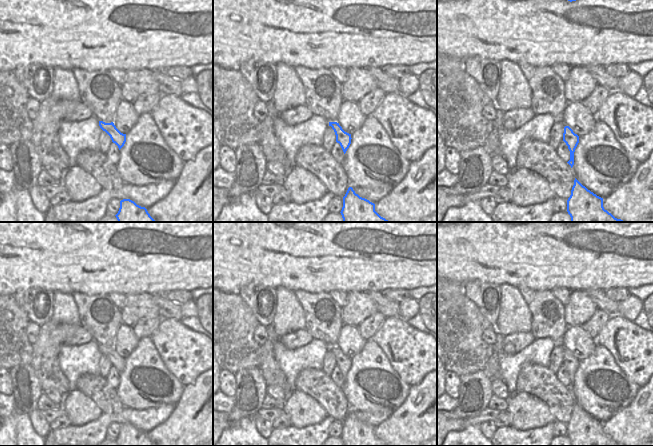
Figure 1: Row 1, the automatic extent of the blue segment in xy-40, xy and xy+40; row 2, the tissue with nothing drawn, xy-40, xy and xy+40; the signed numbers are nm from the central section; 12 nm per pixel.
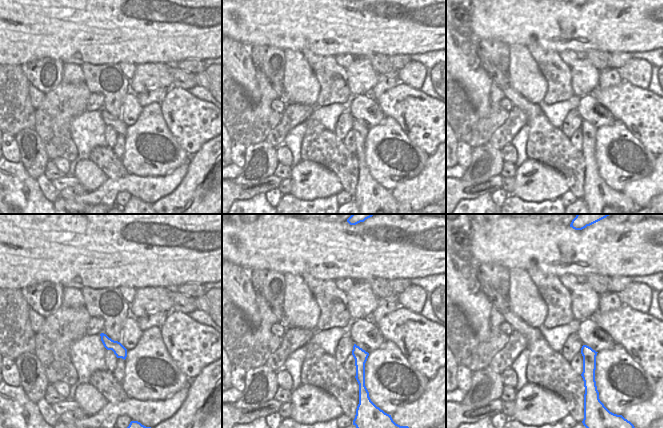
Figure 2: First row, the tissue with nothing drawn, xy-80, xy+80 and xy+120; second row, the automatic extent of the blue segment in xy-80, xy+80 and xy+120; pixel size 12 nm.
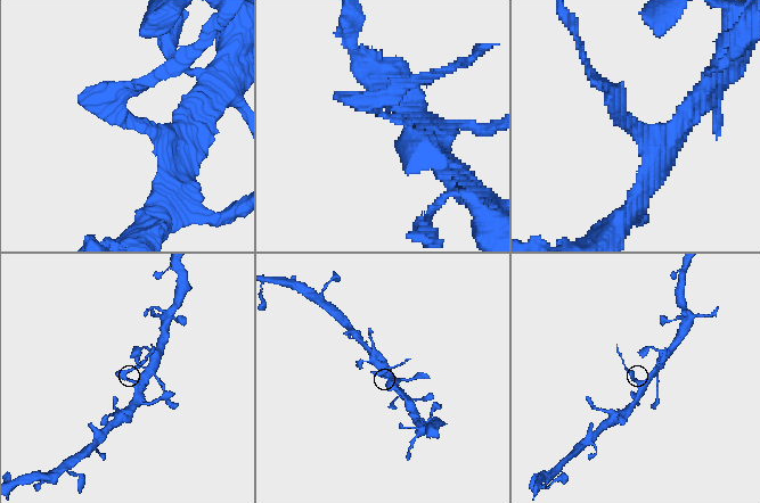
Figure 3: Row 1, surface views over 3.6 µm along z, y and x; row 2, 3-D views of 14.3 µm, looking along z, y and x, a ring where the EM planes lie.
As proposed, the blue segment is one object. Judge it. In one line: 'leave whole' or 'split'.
split

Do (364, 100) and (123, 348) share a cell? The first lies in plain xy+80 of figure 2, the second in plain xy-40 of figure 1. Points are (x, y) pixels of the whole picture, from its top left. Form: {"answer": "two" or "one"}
{"answer": "one"}

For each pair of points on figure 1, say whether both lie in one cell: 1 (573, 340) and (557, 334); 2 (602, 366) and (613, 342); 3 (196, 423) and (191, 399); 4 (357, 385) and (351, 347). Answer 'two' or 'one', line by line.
1: two
2: two
3: one
4: two

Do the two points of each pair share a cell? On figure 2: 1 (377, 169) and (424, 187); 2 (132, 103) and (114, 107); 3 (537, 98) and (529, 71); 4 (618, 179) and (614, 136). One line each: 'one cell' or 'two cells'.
1: two cells
2: two cells
3: one cell
4: one cell

